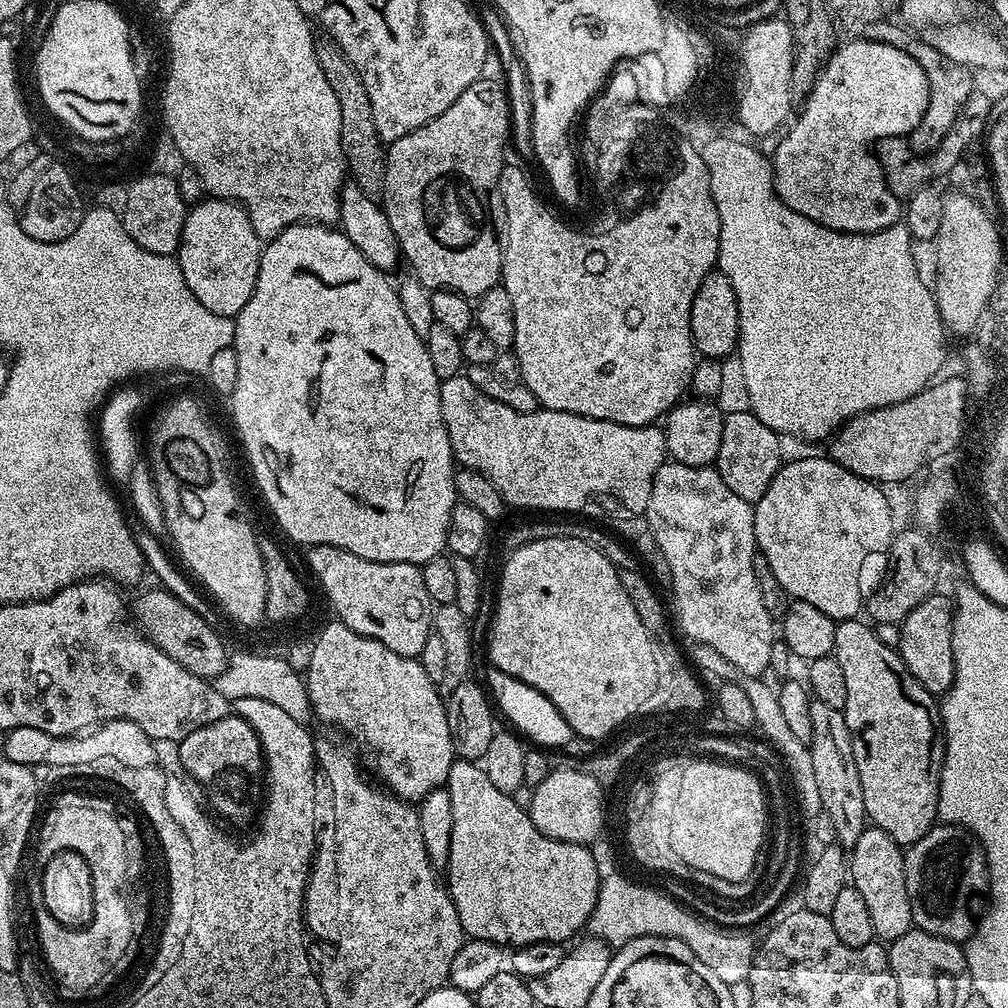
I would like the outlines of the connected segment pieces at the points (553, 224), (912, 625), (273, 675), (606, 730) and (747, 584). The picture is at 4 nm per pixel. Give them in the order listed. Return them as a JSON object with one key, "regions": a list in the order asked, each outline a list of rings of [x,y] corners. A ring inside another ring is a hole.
{"regions":[[[[697,151],[688,156],[688,164],[684,164],[684,172],[680,172],[680,176],[672,180],[672,188],[664,192],[656,208],[648,208],[644,216],[636,216],[636,220],[628,220],[624,228],[616,228],[612,236],[602,238],[590,238],[587,230],[575,232],[570,225],[563,224],[540,201],[540,196],[532,189],[527,174],[512,162],[505,163],[500,175],[500,193],[504,203],[504,223],[502,225],[504,261],[500,275],[502,287],[506,290],[506,294],[510,294],[510,302],[514,302],[514,353],[516,352],[516,364],[520,367],[519,379],[524,381],[530,394],[538,398],[540,408],[549,412],[569,412],[575,416],[598,418],[635,428],[655,425],[661,417],[681,403],[685,395],[683,392],[689,391],[692,383],[692,369],[698,363],[698,353],[692,347],[692,335],[690,334],[690,306],[694,302],[694,294],[698,294],[698,286],[702,286],[702,278],[706,278],[706,274],[713,272],[720,258],[718,206],[710,194],[710,174],[703,155]]],[[[941,594],[926,597],[899,625],[900,645],[898,651],[906,670],[927,692],[933,696],[943,697],[952,688],[954,682],[954,656],[952,650],[952,613],[954,604]]],[[[240,652],[231,657],[228,665],[222,670],[222,674],[215,677],[216,689],[230,702],[238,698],[262,698],[266,702],[274,702],[294,722],[307,725],[308,719],[313,719],[312,703],[308,697],[308,685],[305,677],[295,672],[282,658],[274,654],[263,656],[260,652]]],[[[546,538],[544,541],[530,542],[529,545],[522,546],[510,552],[511,564],[502,564],[500,571],[500,593],[496,596],[496,617],[492,620],[492,637],[488,640],[488,656],[491,667],[502,670],[538,690],[566,718],[566,722],[571,726],[573,733],[577,737],[585,736],[588,740],[600,740],[603,736],[608,736],[619,724],[624,724],[627,720],[635,717],[633,708],[641,704],[652,692],[653,680],[657,675],[657,663],[654,662],[654,642],[650,640],[646,626],[642,618],[638,618],[638,610],[634,610],[634,602],[626,590],[622,590],[620,572],[616,565],[610,563],[597,548],[582,542],[578,538]]],[[[665,462],[658,474],[654,474],[646,515],[649,526],[654,530],[654,538],[658,538],[658,546],[670,566],[670,591],[676,603],[675,623],[676,620],[680,623],[681,630],[689,636],[690,641],[718,650],[723,658],[746,674],[763,677],[772,662],[774,621],[770,614],[766,614],[766,606],[762,606],[758,578],[754,578],[754,558],[758,549],[753,505],[738,498],[738,494],[734,494],[734,490],[722,482],[715,467],[699,468]]]]}

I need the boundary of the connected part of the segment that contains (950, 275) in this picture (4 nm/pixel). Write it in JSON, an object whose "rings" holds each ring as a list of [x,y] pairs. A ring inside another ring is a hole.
{"rings":[[[957,190],[944,196],[942,206],[942,226],[934,241],[936,247],[936,310],[949,333],[964,336],[976,328],[976,323],[989,311],[991,296],[997,284],[1001,283],[1000,259],[1004,252],[1000,249],[1000,232],[996,224],[987,216],[985,205],[972,200],[966,193]]]}

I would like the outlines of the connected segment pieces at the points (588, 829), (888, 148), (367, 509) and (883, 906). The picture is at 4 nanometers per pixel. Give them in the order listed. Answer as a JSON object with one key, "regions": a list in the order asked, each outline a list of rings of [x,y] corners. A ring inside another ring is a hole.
{"regions":[[[[554,770],[538,787],[534,788],[534,802],[530,809],[534,826],[542,834],[555,840],[570,842],[571,844],[590,845],[590,838],[600,826],[600,791],[586,776],[579,776],[570,770]]],[[[964,111],[935,150],[915,158],[907,137],[891,136],[889,139],[876,141],[874,157],[876,156],[880,170],[885,176],[884,182],[889,192],[896,198],[907,200],[918,190],[927,187],[932,179],[940,176],[947,177],[957,162],[960,162],[965,156],[964,149],[969,147],[971,141],[974,142],[977,139],[979,141],[985,135],[987,124],[987,118],[977,118]],[[958,136],[960,136],[960,140],[958,140]]],[[[292,224],[289,228],[283,228],[273,240],[267,241],[263,245],[260,254],[260,269],[258,270],[258,278],[254,286],[254,294],[250,294],[250,302],[246,302],[246,306],[242,306],[242,310],[234,318],[236,321],[236,342],[235,350],[238,358],[238,382],[234,386],[230,403],[232,403],[232,420],[236,423],[236,432],[240,435],[240,440],[244,443],[244,452],[248,455],[248,460],[252,463],[252,472],[256,475],[256,484],[260,487],[260,492],[264,495],[264,500],[268,503],[268,508],[272,511],[274,519],[280,523],[280,528],[293,540],[296,544],[304,544],[303,546],[315,546],[325,544],[326,546],[334,546],[346,550],[350,554],[358,554],[358,558],[366,558],[374,562],[386,562],[393,564],[394,562],[402,562],[403,564],[414,564],[422,566],[427,560],[433,560],[435,556],[441,555],[445,551],[448,543],[448,527],[450,526],[450,514],[454,510],[454,506],[458,503],[456,495],[456,474],[458,465],[452,455],[452,447],[450,446],[450,434],[446,434],[446,426],[442,418],[442,406],[440,405],[440,382],[438,374],[434,374],[434,366],[430,363],[430,350],[426,350],[424,338],[419,337],[417,331],[410,326],[409,319],[406,318],[405,311],[399,302],[399,294],[397,285],[388,281],[389,277],[373,266],[370,262],[366,262],[362,250],[358,250],[358,246],[354,246],[354,242],[350,242],[350,238],[346,238],[343,230],[336,226],[326,224]]],[[[865,827],[863,834],[850,850],[850,884],[862,894],[870,909],[870,922],[874,922],[876,936],[881,941],[891,942],[902,934],[913,931],[910,914],[910,894],[906,894],[905,849],[886,830]]]]}

